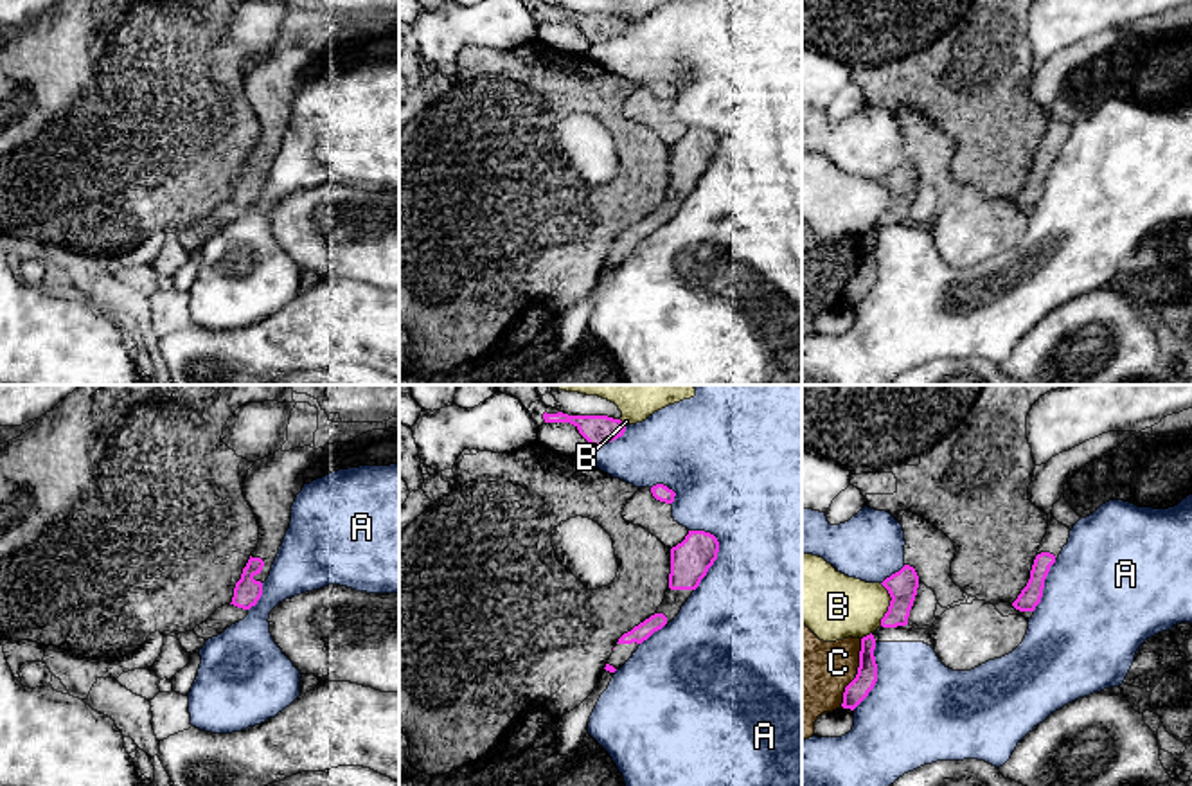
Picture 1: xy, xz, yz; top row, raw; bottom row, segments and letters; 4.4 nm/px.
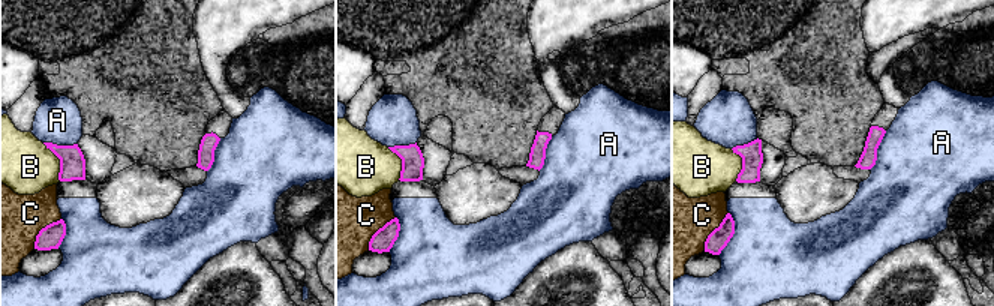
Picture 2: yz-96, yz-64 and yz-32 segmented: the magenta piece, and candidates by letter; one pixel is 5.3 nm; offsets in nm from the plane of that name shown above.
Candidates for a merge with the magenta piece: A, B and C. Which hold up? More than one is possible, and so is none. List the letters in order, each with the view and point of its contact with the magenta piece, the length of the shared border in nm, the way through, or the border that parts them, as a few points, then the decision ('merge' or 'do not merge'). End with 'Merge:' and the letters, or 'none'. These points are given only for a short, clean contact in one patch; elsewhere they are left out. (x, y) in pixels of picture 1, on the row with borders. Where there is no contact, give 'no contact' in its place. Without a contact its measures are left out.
A: contact xz (716, 558); length 280 nm; do not merge
B: contact yz (890, 605); length 190 nm; do not merge
C: contact yz (858, 673); length 320 nm; do not merge
Merge: none

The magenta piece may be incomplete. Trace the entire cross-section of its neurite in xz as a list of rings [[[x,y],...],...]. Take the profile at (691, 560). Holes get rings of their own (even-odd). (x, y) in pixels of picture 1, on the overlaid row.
[[[689,531],[685,540],[671,549],[669,588],[663,603],[658,606],[654,615],[618,639],[604,667],[606,671],[615,673],[620,669],[644,640],[674,621],[681,606],[717,559],[717,552],[717,538],[705,531]]]

